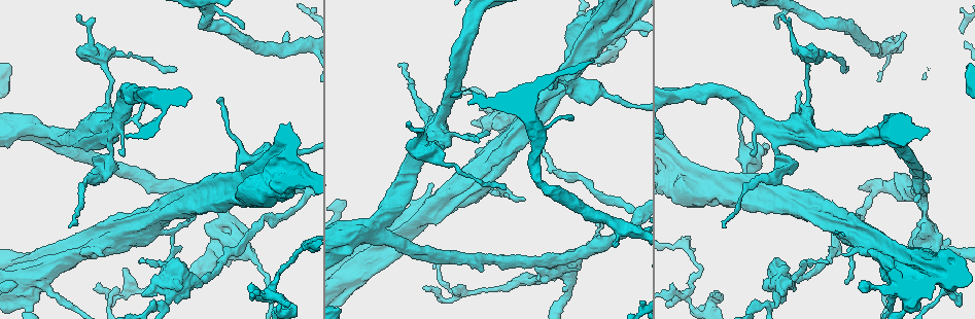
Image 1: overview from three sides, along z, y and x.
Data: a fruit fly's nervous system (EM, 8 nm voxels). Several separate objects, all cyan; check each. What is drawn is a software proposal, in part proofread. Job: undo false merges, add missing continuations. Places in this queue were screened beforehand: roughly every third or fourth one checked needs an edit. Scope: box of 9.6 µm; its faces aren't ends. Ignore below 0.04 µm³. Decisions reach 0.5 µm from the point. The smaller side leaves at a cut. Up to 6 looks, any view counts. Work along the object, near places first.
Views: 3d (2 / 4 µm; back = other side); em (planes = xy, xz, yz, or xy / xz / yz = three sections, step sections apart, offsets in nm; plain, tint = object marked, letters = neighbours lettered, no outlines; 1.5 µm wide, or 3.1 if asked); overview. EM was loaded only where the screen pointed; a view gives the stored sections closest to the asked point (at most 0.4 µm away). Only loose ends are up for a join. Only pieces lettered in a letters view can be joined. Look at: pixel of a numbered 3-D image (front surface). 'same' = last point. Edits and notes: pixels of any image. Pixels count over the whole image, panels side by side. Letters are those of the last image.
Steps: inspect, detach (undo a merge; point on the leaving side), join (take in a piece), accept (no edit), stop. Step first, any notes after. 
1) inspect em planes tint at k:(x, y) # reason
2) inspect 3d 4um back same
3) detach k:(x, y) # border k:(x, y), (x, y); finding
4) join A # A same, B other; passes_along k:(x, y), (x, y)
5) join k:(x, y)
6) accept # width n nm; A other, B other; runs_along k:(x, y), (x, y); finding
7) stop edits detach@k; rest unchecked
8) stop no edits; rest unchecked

inspect em xz step 8 letters at 1:(190, 280) # sudden change in width

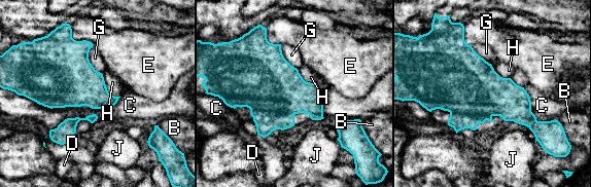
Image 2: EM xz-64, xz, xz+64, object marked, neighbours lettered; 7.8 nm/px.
accept # B other, C other, D other, E other, G other, H other, J other; border 2:(120, 97), (104, 108), (32, 100); continuous, no second cell

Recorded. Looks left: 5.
inspect 3d 4um at 1:(28, 307) # calibre changes

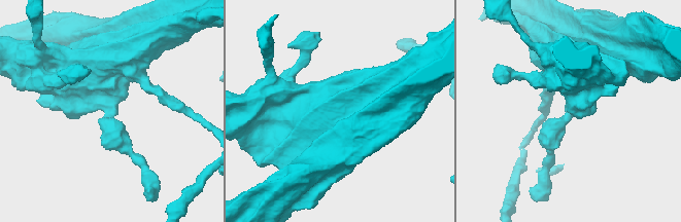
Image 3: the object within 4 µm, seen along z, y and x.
inspect em xz step 8 tint at 3:(111, 108) # shape alone is not enough

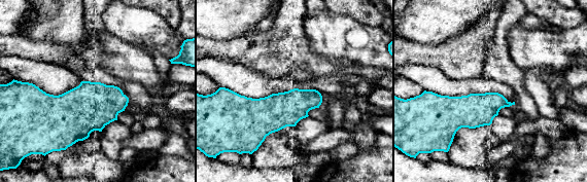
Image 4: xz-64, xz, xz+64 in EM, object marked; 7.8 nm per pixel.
inspect em planes letters same # cut it another way

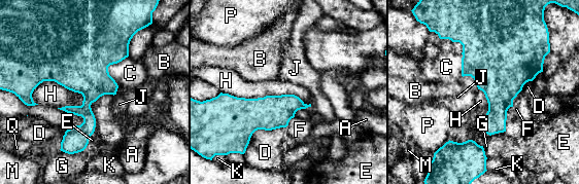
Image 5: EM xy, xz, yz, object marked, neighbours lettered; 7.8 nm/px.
accept # A other, B other, C other, D other, E other, F other, G other, H other, J other, K other, M other, P other, Q other; border 5:(284, 126), (257, 130), (243, 154); all the same cell

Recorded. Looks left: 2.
stop no edits; rest unchecked

